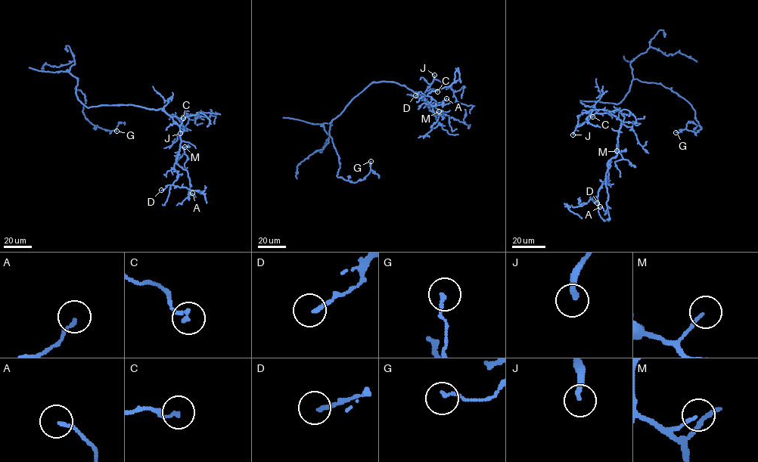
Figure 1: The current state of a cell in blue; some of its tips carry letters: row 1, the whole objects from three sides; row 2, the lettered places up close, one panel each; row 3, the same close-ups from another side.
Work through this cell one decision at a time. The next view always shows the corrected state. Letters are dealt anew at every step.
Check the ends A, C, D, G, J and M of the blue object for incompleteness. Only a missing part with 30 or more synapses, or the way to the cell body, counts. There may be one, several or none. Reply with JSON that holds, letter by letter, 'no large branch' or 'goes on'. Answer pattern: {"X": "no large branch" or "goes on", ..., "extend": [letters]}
{"A": "no large branch", "C": "no large branch", "D": "no large branch", "G": "no large branch", "J": "goes on", "M": "no large branch", "extend": ["J"]}

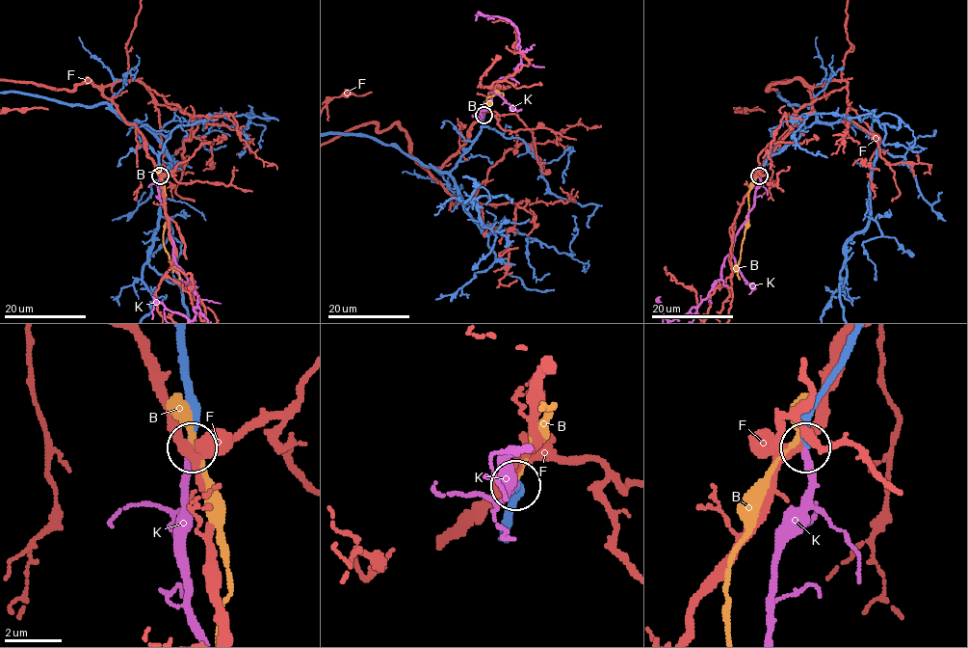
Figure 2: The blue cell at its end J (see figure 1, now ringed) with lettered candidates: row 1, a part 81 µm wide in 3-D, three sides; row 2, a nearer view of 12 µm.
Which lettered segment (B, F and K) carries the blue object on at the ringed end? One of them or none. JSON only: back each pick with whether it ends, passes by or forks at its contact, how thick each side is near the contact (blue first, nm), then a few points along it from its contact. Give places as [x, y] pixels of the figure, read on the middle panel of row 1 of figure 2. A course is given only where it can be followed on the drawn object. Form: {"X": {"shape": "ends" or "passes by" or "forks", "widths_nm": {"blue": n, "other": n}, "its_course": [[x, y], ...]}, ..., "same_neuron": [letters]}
{"K": {"shape": "ends", "widths_nm": {"blue": 240, "other": 240}, "its_course": [[484, 115], [496, 82], [514, 72], [521, 52], [518, 32], [509, 19], [477, 14], [476, 20]]}, "same_neuron": ["K"]}

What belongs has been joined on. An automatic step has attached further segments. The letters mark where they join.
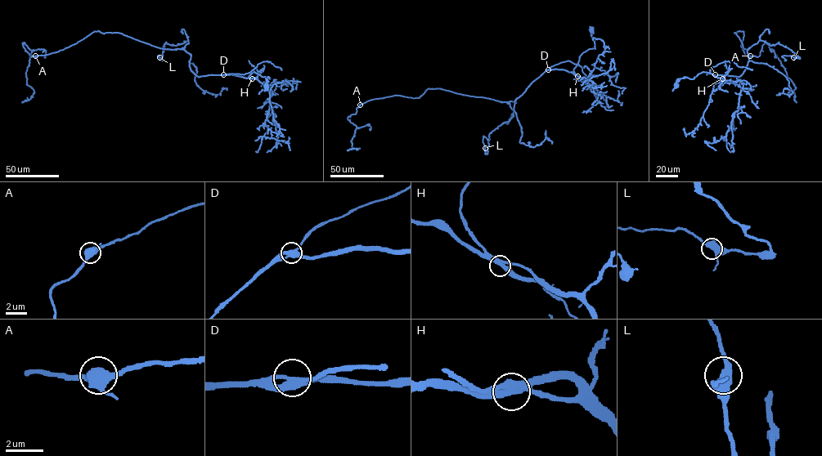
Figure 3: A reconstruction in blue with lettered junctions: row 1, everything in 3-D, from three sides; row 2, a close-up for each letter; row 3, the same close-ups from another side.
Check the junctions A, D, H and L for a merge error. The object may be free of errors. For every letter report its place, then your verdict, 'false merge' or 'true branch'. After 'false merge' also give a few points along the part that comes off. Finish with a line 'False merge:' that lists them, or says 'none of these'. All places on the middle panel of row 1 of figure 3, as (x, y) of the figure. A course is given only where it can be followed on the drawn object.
A: place (360, 105); true branch
D: place (548, 69); true branch
H: place (577, 76); true branch
L: place (485, 148); true branch
False merge: none of these

